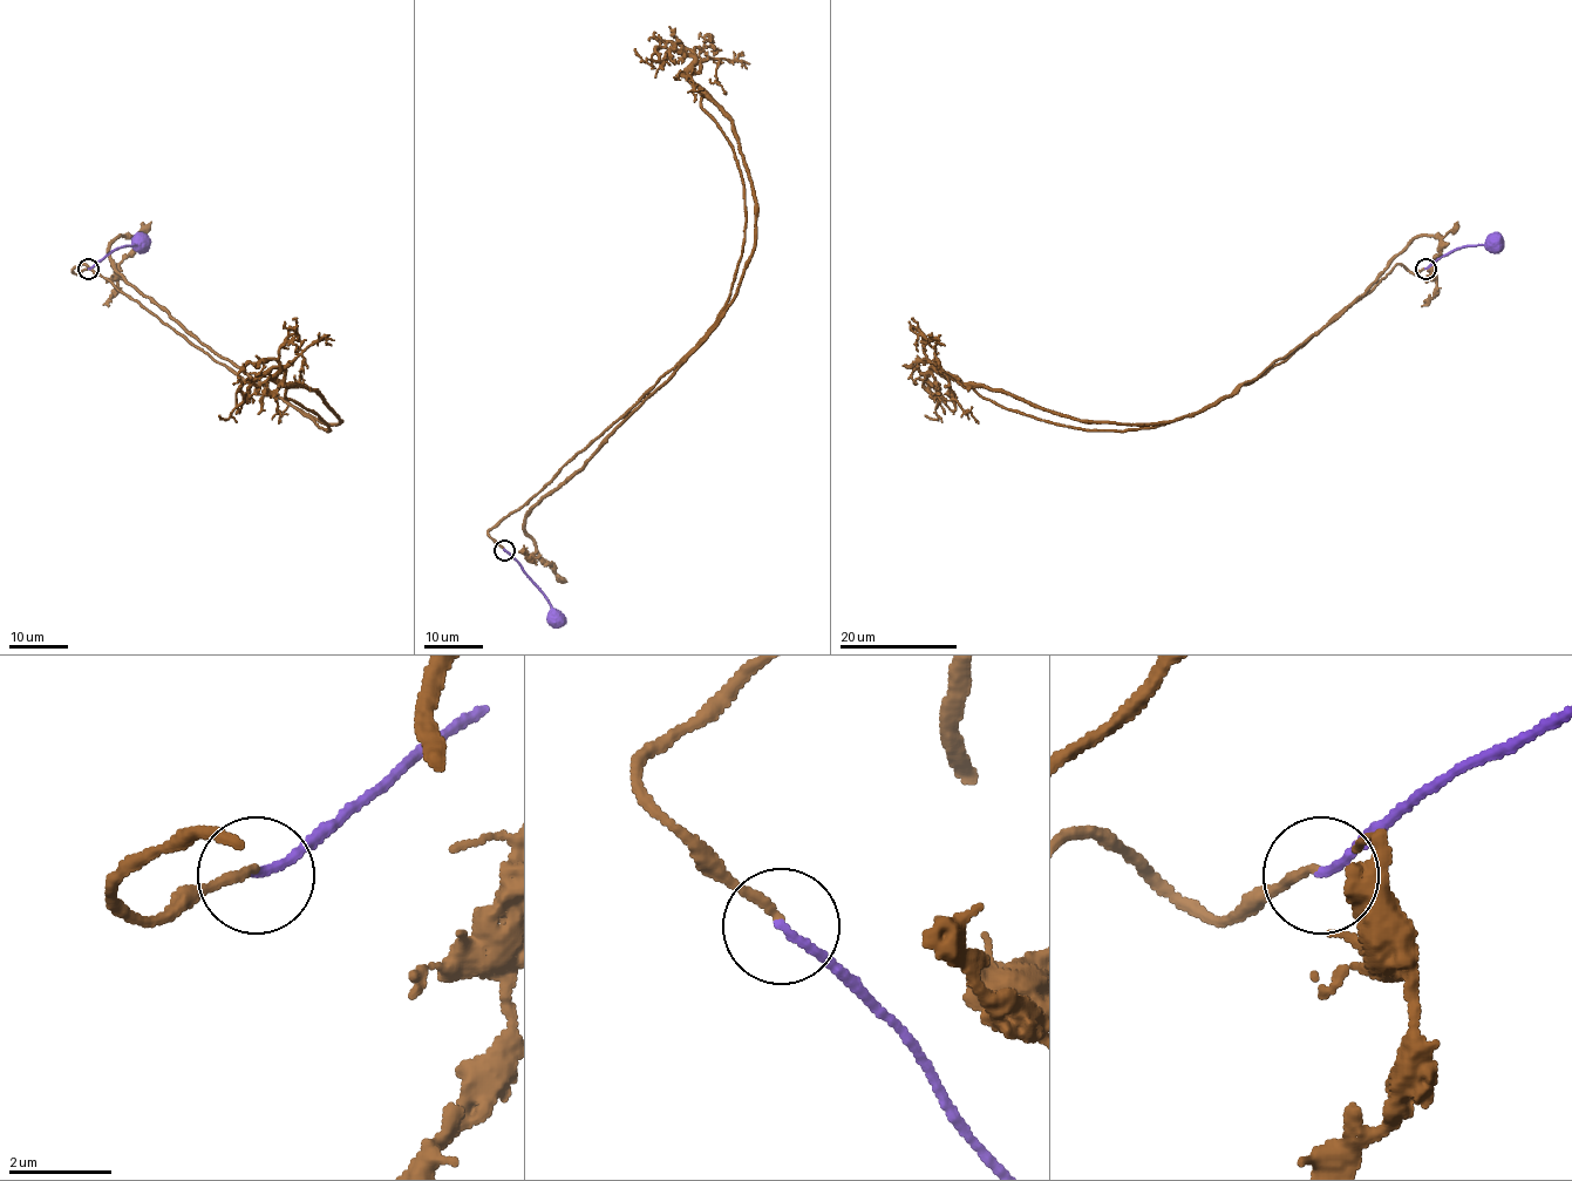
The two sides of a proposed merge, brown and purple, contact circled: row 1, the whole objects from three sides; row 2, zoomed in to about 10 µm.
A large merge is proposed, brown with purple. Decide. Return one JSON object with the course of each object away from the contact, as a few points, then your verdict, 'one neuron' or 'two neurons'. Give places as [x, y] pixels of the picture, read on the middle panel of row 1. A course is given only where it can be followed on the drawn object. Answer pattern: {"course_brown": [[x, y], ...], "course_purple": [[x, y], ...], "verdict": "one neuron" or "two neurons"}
{"course_brown": [[504, 549], [488, 531], [694, 346], [741, 255], [743, 184], [687, 73], [692, 58], [645, 61], [634, 48]], "course_purple": [[504, 549], [557, 618]], "verdict": "two neurons"}

